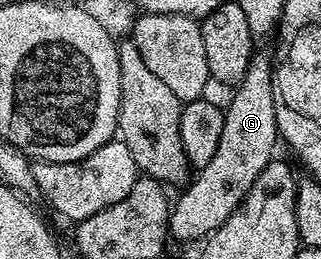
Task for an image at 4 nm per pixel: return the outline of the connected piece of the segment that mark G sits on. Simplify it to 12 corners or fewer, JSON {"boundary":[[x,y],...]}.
{"boundary":[[254,53],[223,136],[169,211],[170,239],[214,234],[279,146],[275,62]]}

